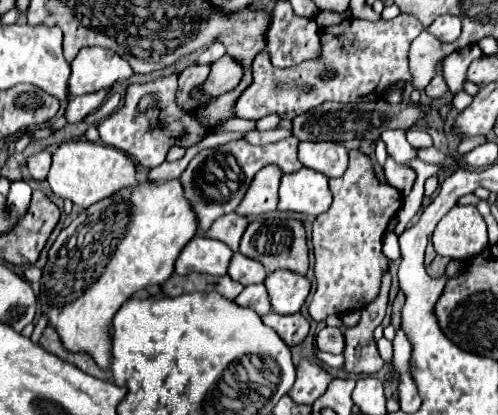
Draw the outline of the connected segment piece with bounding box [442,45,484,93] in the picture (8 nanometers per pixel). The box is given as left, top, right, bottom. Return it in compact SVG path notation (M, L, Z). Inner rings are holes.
M472 45L472 47L464 47L460 51L454 51L452 53L452 59L444 59L442 63L442 77L448 85L448 89L452 93L458 93L464 89L464 83L466 83L466 71L468 71L468 65L476 59L476 57L482 57L482 49L478 45Z

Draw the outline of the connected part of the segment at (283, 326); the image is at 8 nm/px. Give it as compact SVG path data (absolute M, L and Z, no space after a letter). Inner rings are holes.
M268 313L262 317L262 321L268 327L272 327L284 339L286 345L298 345L308 335L308 321L302 313L294 313L294 315Z

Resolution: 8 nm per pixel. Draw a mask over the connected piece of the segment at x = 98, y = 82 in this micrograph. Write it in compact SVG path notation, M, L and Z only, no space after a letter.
M84 47L72 61L68 91L72 97L112 89L114 83L134 75L132 67L114 51L104 47Z

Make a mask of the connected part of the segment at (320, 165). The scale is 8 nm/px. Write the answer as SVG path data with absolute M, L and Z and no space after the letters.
M306 141L298 145L298 157L304 167L316 169L326 177L340 177L348 167L348 151L334 141Z

